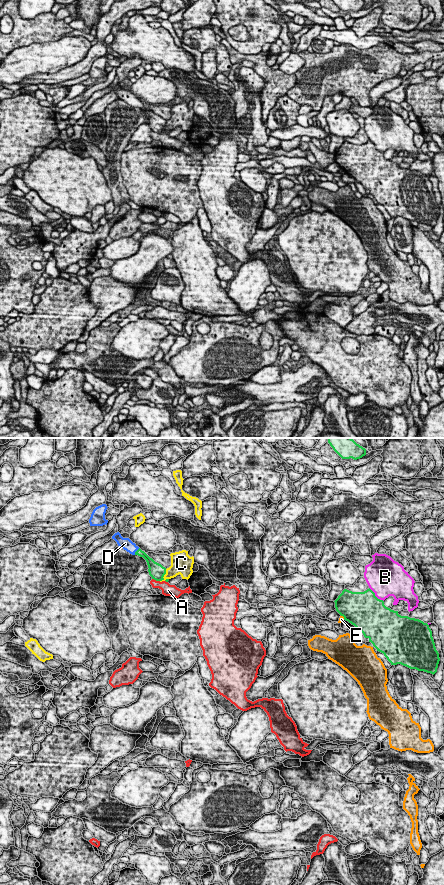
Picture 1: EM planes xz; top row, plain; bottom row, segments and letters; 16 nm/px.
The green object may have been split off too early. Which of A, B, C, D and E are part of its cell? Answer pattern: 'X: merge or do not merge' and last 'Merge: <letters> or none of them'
A: do not merge
B: do not merge
C: do not merge
D: merge
E: do not merge
Merge: D

